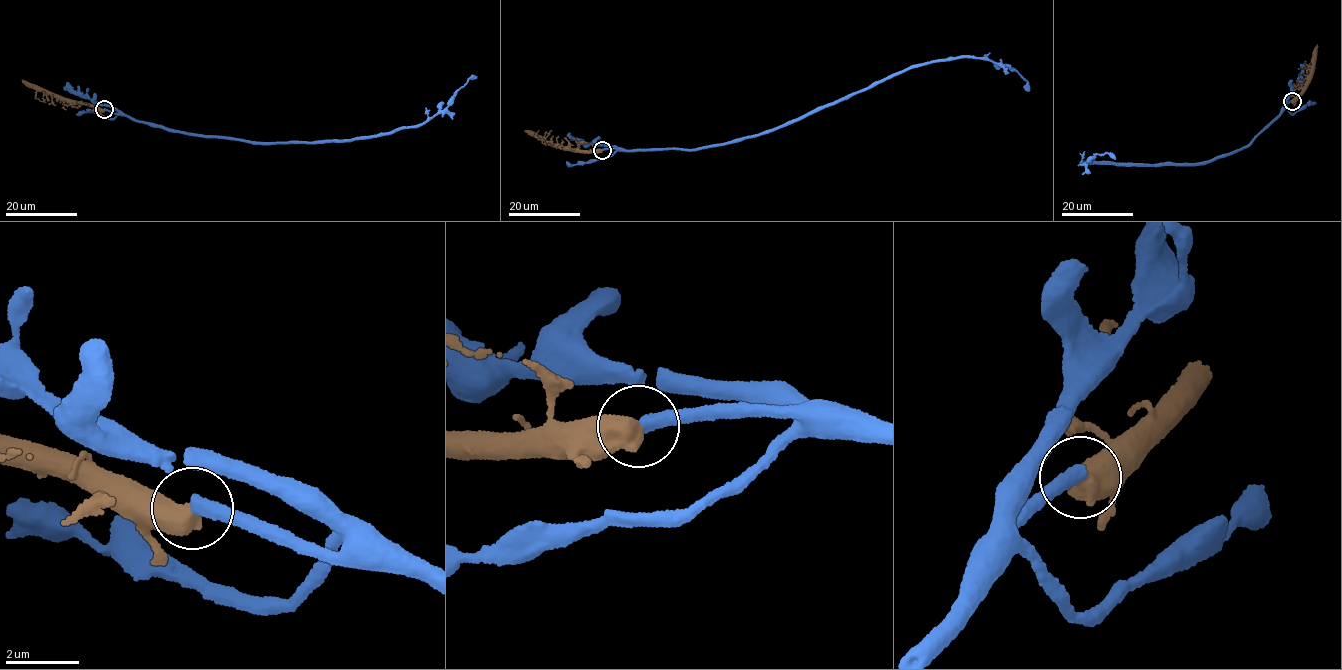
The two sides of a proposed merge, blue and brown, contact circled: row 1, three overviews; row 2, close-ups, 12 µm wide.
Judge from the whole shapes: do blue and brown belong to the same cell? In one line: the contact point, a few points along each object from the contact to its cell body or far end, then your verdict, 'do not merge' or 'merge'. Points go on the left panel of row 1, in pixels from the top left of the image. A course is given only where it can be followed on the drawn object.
(104, 109) | blue via (104, 109), (173, 130), (251, 142), (337, 141), (418, 127), (447, 106), (449, 99), (472, 76), (476, 78) | brown via (104, 109), (57, 99), (22, 80) | do not merge

